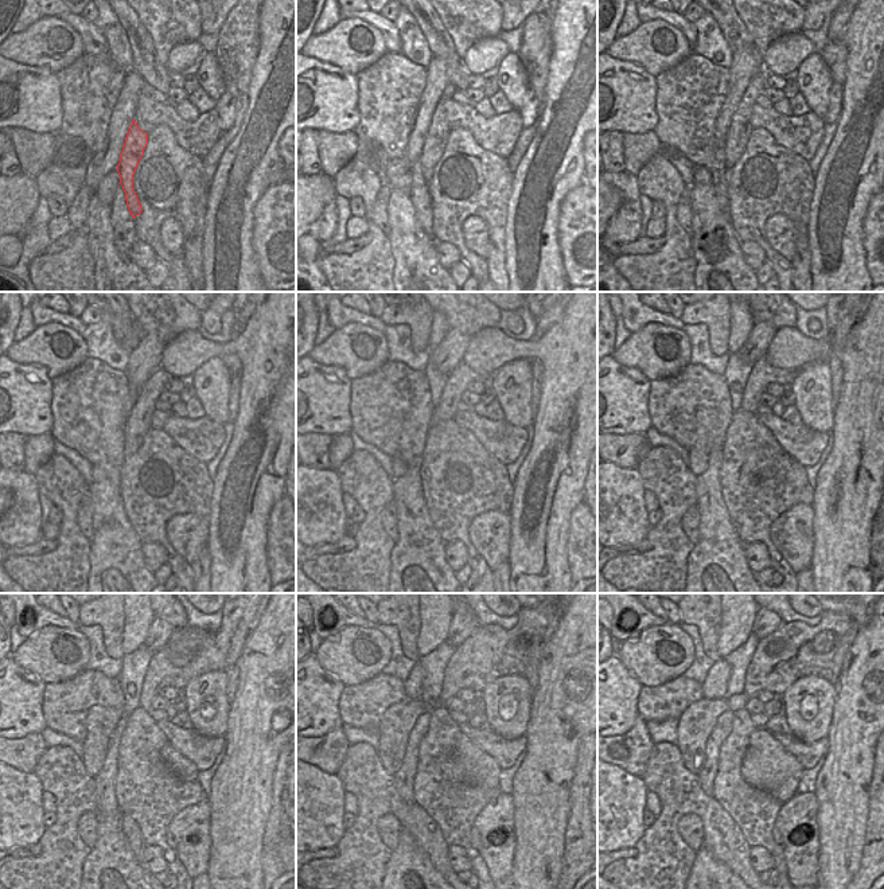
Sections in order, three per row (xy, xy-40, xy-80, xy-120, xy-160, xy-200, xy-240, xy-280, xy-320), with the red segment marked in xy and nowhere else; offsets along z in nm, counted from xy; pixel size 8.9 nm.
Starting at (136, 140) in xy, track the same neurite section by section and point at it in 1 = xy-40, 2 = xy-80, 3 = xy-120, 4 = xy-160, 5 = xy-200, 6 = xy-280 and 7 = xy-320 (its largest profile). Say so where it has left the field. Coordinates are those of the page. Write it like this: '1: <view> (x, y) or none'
1: xy-40 (437, 135)
2: xy-80 (739, 131)
3: xy-120 (137, 424)
4: xy-160 (458, 379)
5: xy-200 (762, 374)
6: xy-280 (490, 652)
7: xy-320 (795, 650)

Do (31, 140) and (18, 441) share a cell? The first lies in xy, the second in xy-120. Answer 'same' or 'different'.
different

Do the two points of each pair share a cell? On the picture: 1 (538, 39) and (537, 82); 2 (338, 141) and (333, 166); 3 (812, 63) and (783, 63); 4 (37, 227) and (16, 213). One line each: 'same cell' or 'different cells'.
1: same cell
2: same cell
3: different cells
4: different cells

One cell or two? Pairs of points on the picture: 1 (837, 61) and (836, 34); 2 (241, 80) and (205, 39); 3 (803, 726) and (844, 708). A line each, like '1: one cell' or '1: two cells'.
1: one cell
2: two cells
3: two cells

